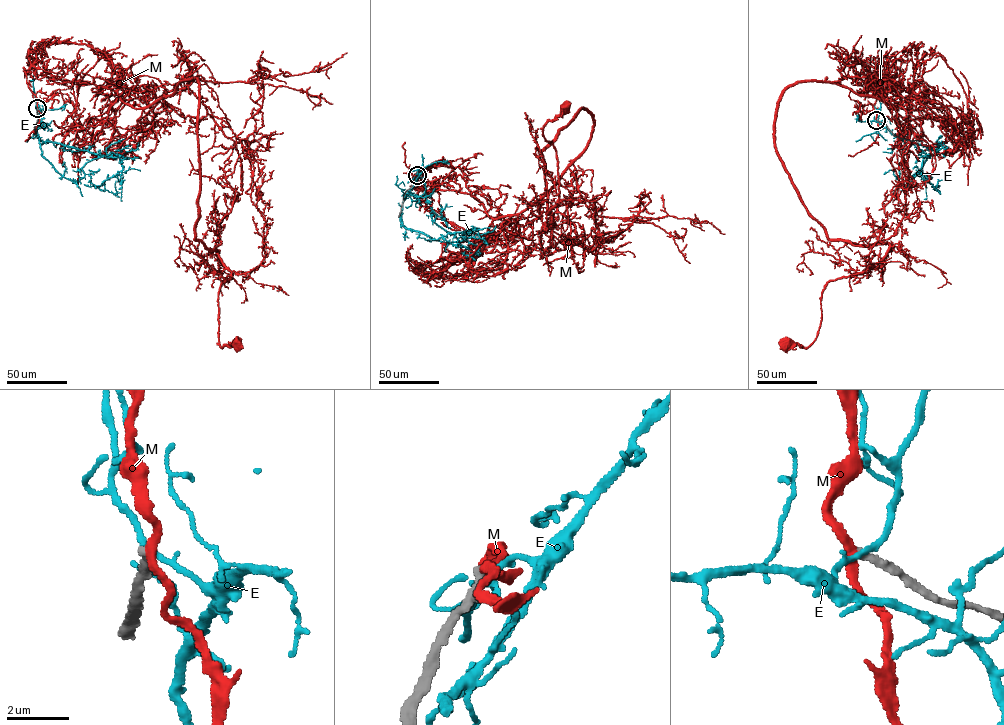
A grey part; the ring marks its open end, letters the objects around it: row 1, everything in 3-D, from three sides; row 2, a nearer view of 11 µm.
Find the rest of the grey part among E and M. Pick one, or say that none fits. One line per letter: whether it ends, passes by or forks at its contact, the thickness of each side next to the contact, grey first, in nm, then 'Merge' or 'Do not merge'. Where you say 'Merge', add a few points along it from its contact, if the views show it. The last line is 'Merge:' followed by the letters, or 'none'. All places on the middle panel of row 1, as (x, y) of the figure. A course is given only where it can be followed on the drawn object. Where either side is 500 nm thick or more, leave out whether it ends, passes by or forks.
E: It passes by. Thickness 320 nm (grey) against 180 nm. Do not merge
M: It passes by. Thickness 260 nm (grey) against 240 nm. Do not merge
Merge: none

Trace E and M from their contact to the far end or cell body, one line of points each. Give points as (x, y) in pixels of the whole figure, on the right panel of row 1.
E: (877, 120), (906, 142), (931, 146), (936, 151), (937, 153), (923, 159), (920, 169), (938, 191), (928, 179)
M: (876, 120), (887, 85), (905, 174), (875, 263), (827, 283), (812, 343), (785, 344)

